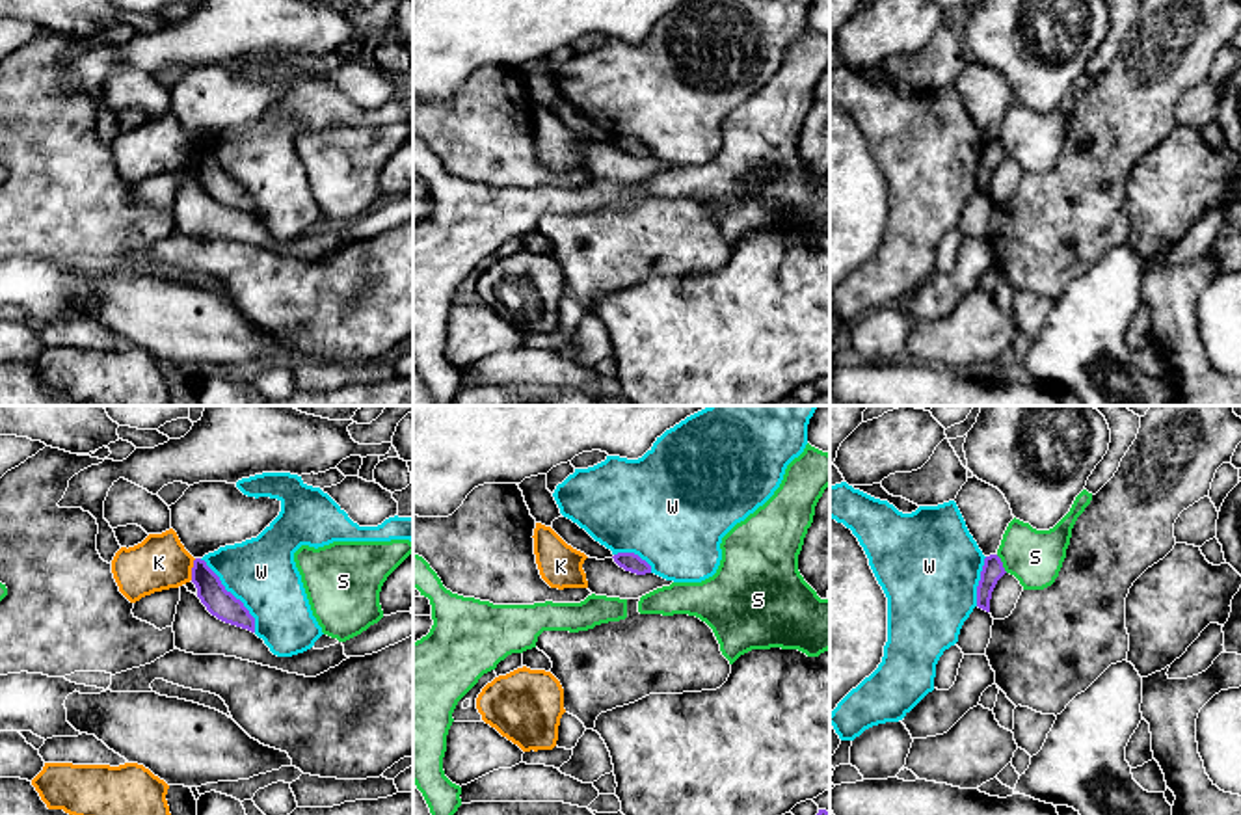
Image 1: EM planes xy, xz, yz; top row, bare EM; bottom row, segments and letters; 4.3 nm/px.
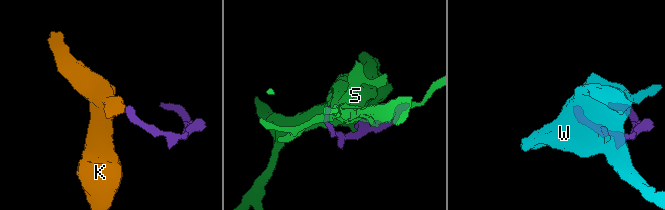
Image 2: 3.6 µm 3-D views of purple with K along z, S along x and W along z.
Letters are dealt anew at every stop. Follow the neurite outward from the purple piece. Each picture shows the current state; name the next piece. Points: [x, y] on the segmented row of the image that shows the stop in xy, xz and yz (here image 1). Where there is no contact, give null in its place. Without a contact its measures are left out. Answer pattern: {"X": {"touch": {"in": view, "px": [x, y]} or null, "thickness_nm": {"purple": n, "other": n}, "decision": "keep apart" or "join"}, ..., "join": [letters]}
{"K": {"touch": {"in": "xy", "px": [192, 570]}, "thickness_nm": {"purple": 120, "other": 240}, "decision": "keep apart"}, "S": {"touch": {"in": "yz", "px": [1001, 564]}, "thickness_nm": {"purple": 90, "other": 240}, "decision": "keep apart"}, "W": {"touch": {"in": "xy", "px": [231, 594]}, "thickness_nm": {"purple": 120, "other": 300}, "decision": "keep apart"}, "join": []}

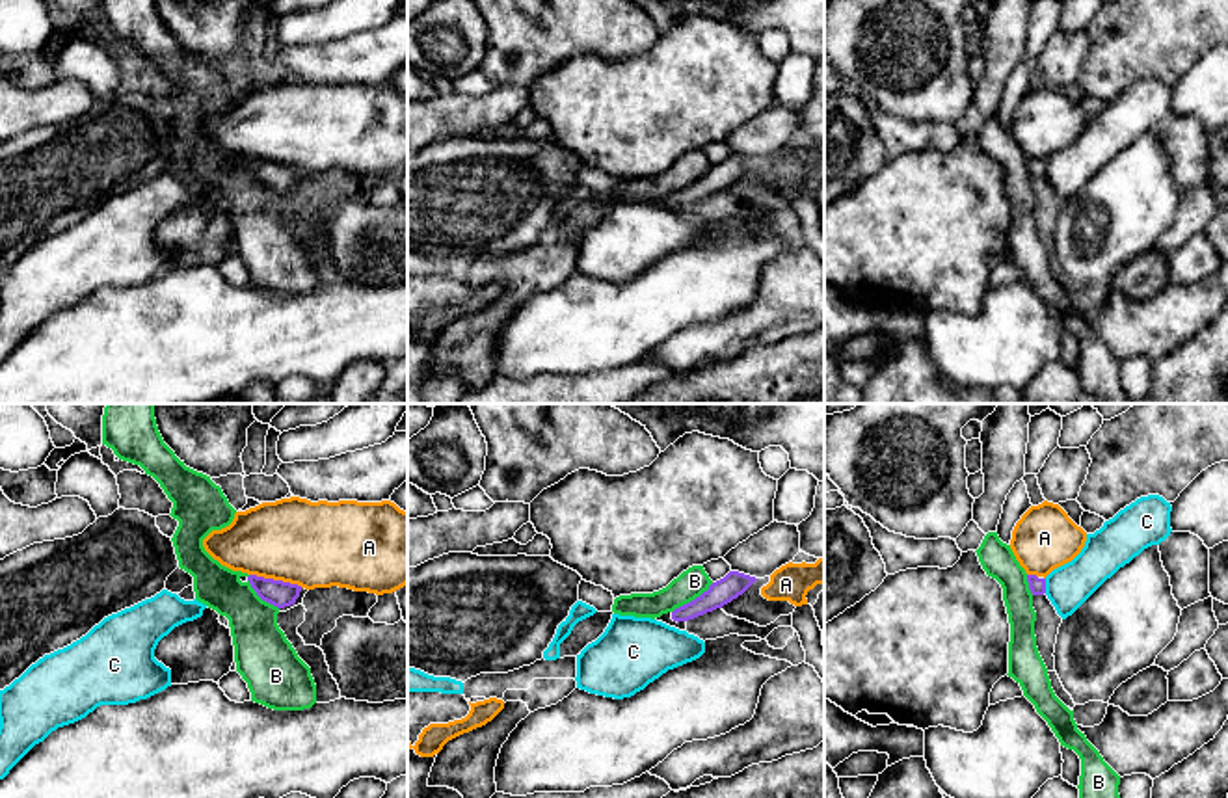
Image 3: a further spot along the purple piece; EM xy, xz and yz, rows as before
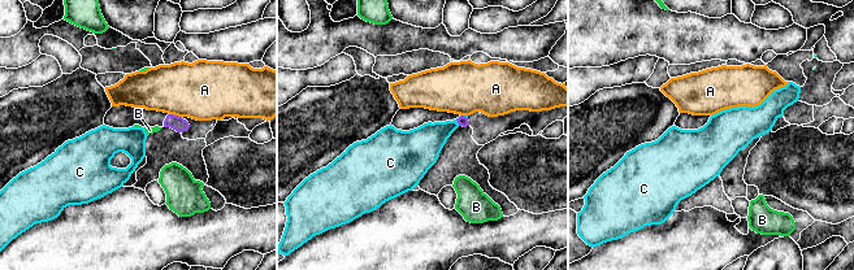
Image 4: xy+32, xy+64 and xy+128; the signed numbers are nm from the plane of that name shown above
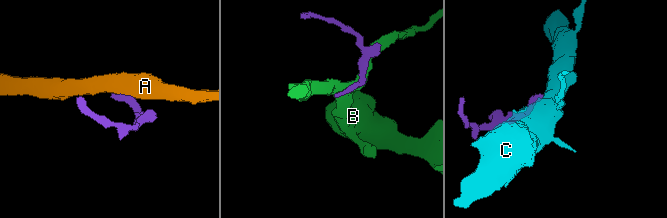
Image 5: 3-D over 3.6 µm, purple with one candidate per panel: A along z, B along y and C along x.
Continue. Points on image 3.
{"A": {"touch": {"in": "xy", "px": [276, 581]}, "thickness_nm": {"purple": 120, "other": 360}, "decision": "keep apart"}, "B": {"touch": {"in": "xz", "px": [694, 599]}, "thickness_nm": {"purple": 110, "other": 120}, "decision": "keep apart"}, "C": {"touch": {"in": "yz", "px": [1044, 586]}, "thickness_nm": {"purple": 70, "other": 190}, "decision": "keep apart"}, "join": []}

